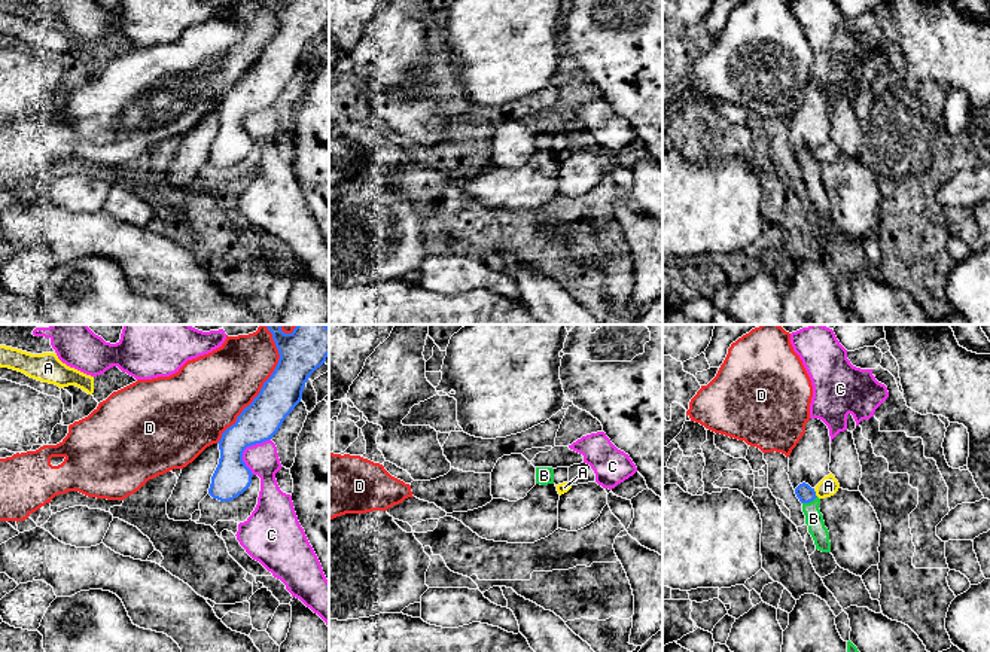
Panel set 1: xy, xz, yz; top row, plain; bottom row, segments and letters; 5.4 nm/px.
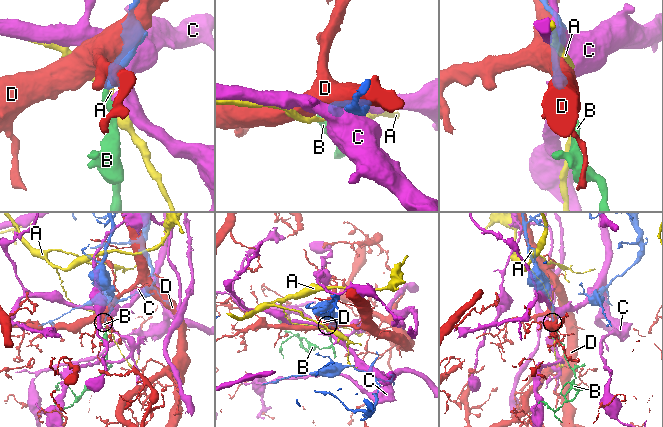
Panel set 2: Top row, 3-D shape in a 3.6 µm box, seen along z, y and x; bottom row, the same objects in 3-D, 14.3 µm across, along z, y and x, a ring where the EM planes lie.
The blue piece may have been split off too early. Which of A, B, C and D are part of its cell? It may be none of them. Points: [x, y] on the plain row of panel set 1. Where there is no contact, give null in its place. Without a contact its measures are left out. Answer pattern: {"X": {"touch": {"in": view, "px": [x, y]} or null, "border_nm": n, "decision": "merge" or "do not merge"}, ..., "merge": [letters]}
{"A": {"touch": {"in": "yz", "px": [815, 160]}, "border_nm": 50, "decision": "do not merge"}, "B": {"touch": {"in": "yz", "px": [809, 168]}, "border_nm": 90, "decision": "merge"}, "C": {"touch": {"in": "xy", "px": [244, 115]}, "border_nm": 220, "decision": "do not merge"}, "D": {"touch": {"in": "xy", "px": [261, 55]}, "border_nm": 650, "decision": "do not merge"}, "merge": ["B"]}

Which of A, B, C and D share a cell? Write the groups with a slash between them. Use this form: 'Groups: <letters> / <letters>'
Groups: A / B / C / D

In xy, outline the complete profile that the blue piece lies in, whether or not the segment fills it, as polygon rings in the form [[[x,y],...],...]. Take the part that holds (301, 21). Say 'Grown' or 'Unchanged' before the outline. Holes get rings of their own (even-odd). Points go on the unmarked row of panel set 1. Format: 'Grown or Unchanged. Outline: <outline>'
Unchanged. Outline: [[[272,0],[272,6],[280,21],[274,39],[217,109],[220,125],[208,161],[220,168],[250,153],[253,140],[243,128],[244,116],[272,106],[301,68],[310,42],[329,22],[329,0]]]

